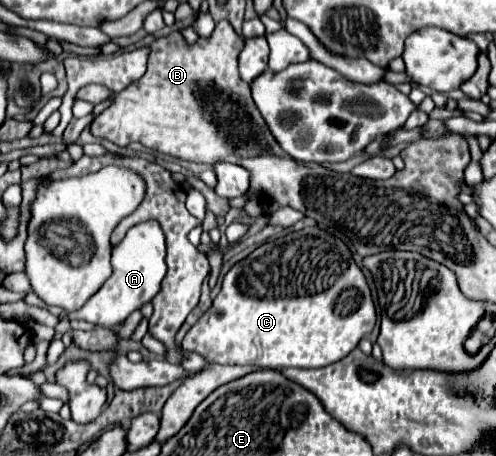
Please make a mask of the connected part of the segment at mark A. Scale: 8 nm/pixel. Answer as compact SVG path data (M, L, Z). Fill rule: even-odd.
M141 222L133 226L125 238L119 242L119 246L113 248L111 254L111 266L113 274L103 282L99 292L95 292L83 310L69 313L72 320L87 320L93 324L101 324L105 328L111 328L113 324L123 322L133 310L141 308L145 302L151 302L153 296L159 292L159 284L167 272L165 266L165 238L163 230L157 222Z

